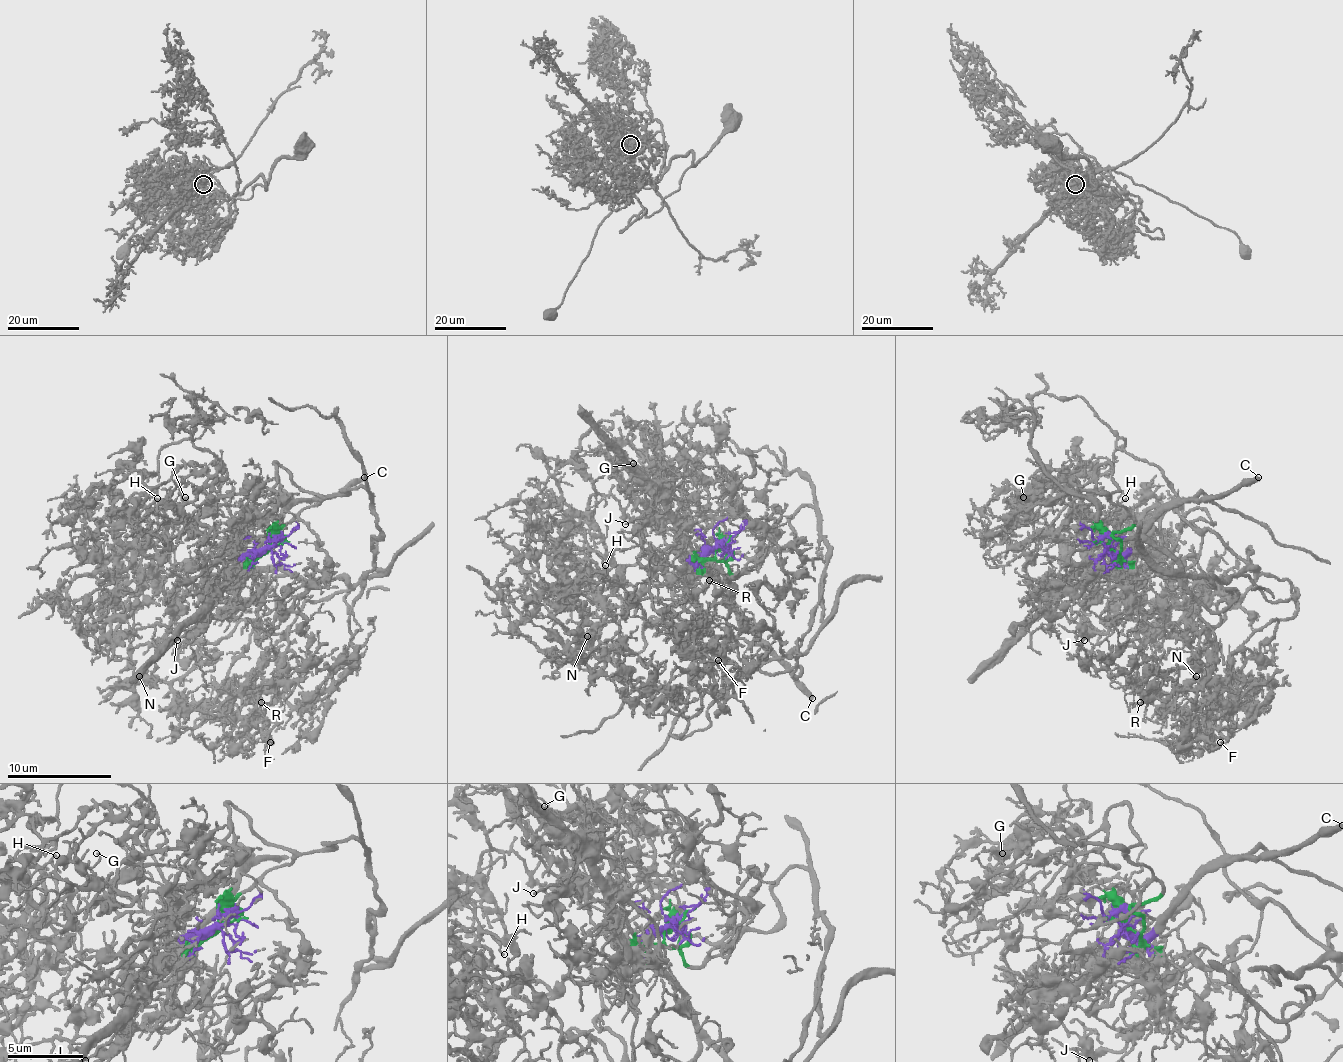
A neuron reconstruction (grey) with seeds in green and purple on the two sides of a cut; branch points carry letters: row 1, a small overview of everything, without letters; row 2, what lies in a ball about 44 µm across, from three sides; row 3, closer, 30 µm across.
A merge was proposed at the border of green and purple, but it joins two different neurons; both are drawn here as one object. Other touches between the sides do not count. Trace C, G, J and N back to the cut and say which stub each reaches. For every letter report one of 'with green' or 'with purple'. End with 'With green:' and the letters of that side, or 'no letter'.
C: with purple
G: with green
J: with purple
N: with green
With green: G, N

